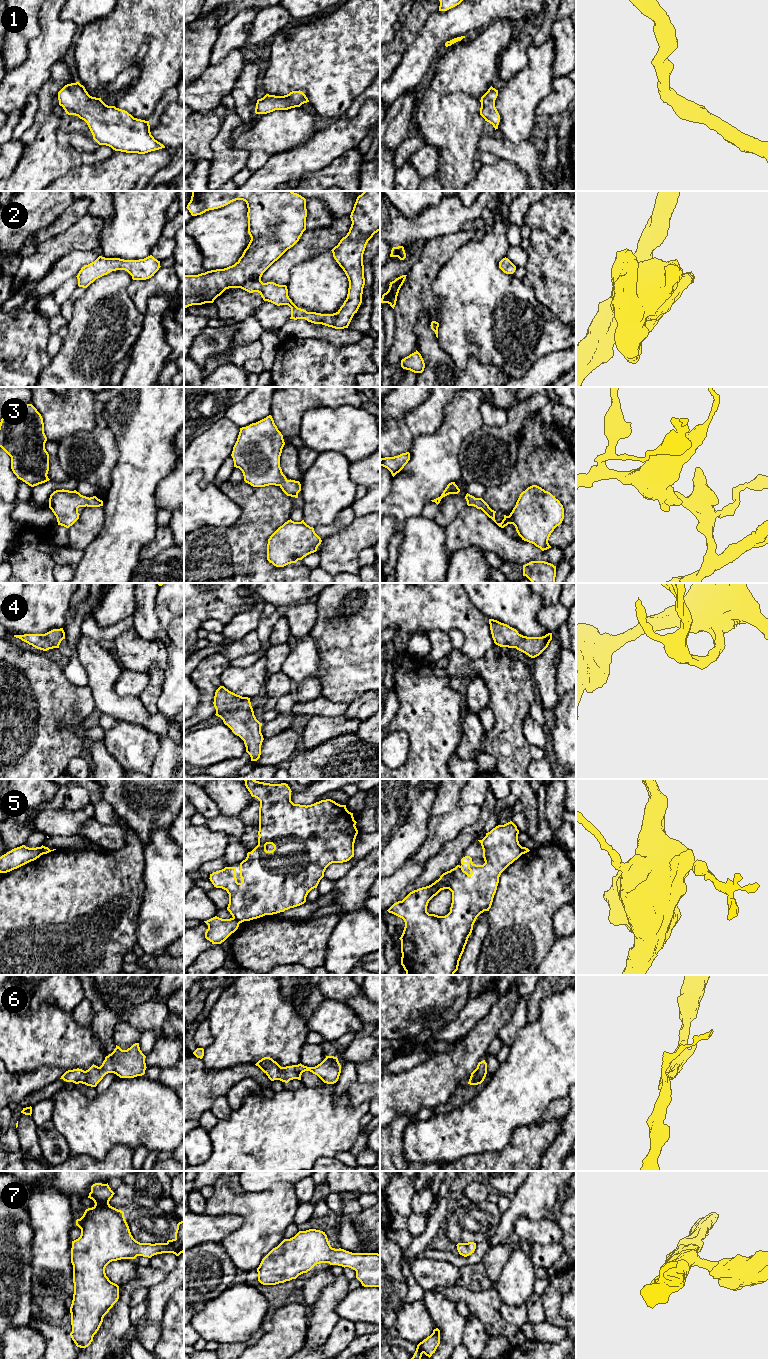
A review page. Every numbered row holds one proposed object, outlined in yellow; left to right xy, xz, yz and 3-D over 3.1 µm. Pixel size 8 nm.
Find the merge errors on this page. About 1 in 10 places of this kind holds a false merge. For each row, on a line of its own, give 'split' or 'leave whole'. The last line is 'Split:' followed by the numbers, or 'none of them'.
1: leave whole
2: leave whole
3: leave whole
4: leave whole
5: split
6: leave whole
7: leave whole
Split: 5

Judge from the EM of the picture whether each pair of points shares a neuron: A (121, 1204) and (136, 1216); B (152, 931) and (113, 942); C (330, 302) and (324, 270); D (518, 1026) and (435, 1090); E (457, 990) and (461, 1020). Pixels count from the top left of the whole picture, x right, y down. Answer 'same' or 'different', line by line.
A: different
B: different
C: same
D: different
E: different

